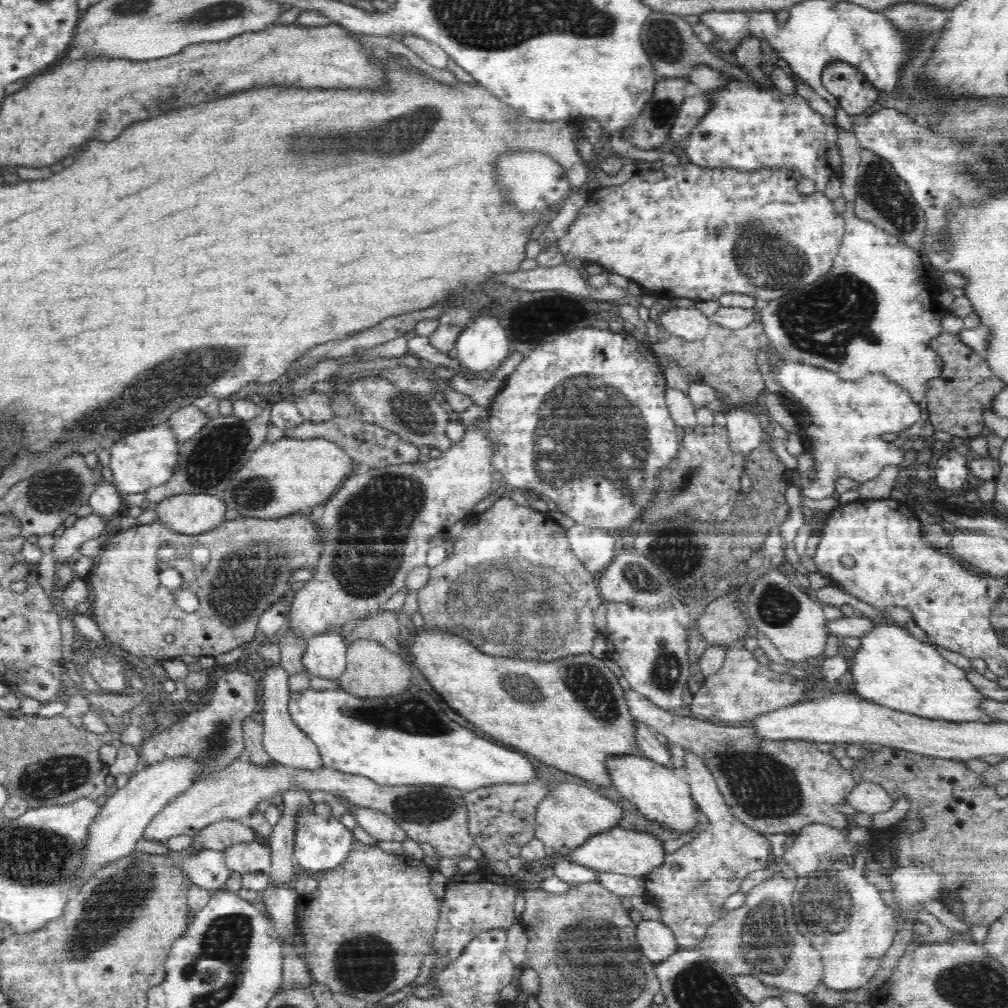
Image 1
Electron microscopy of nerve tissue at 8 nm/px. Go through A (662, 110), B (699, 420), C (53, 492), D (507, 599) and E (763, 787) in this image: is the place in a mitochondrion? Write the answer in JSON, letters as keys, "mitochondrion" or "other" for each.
{"A":"mitochondrion","B":"other","C":"mitochondrion","D":"mitochondrion","E":"mitochondrion"}

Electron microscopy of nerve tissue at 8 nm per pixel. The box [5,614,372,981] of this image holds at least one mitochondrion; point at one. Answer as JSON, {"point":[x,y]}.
{"point":[114,904]}

